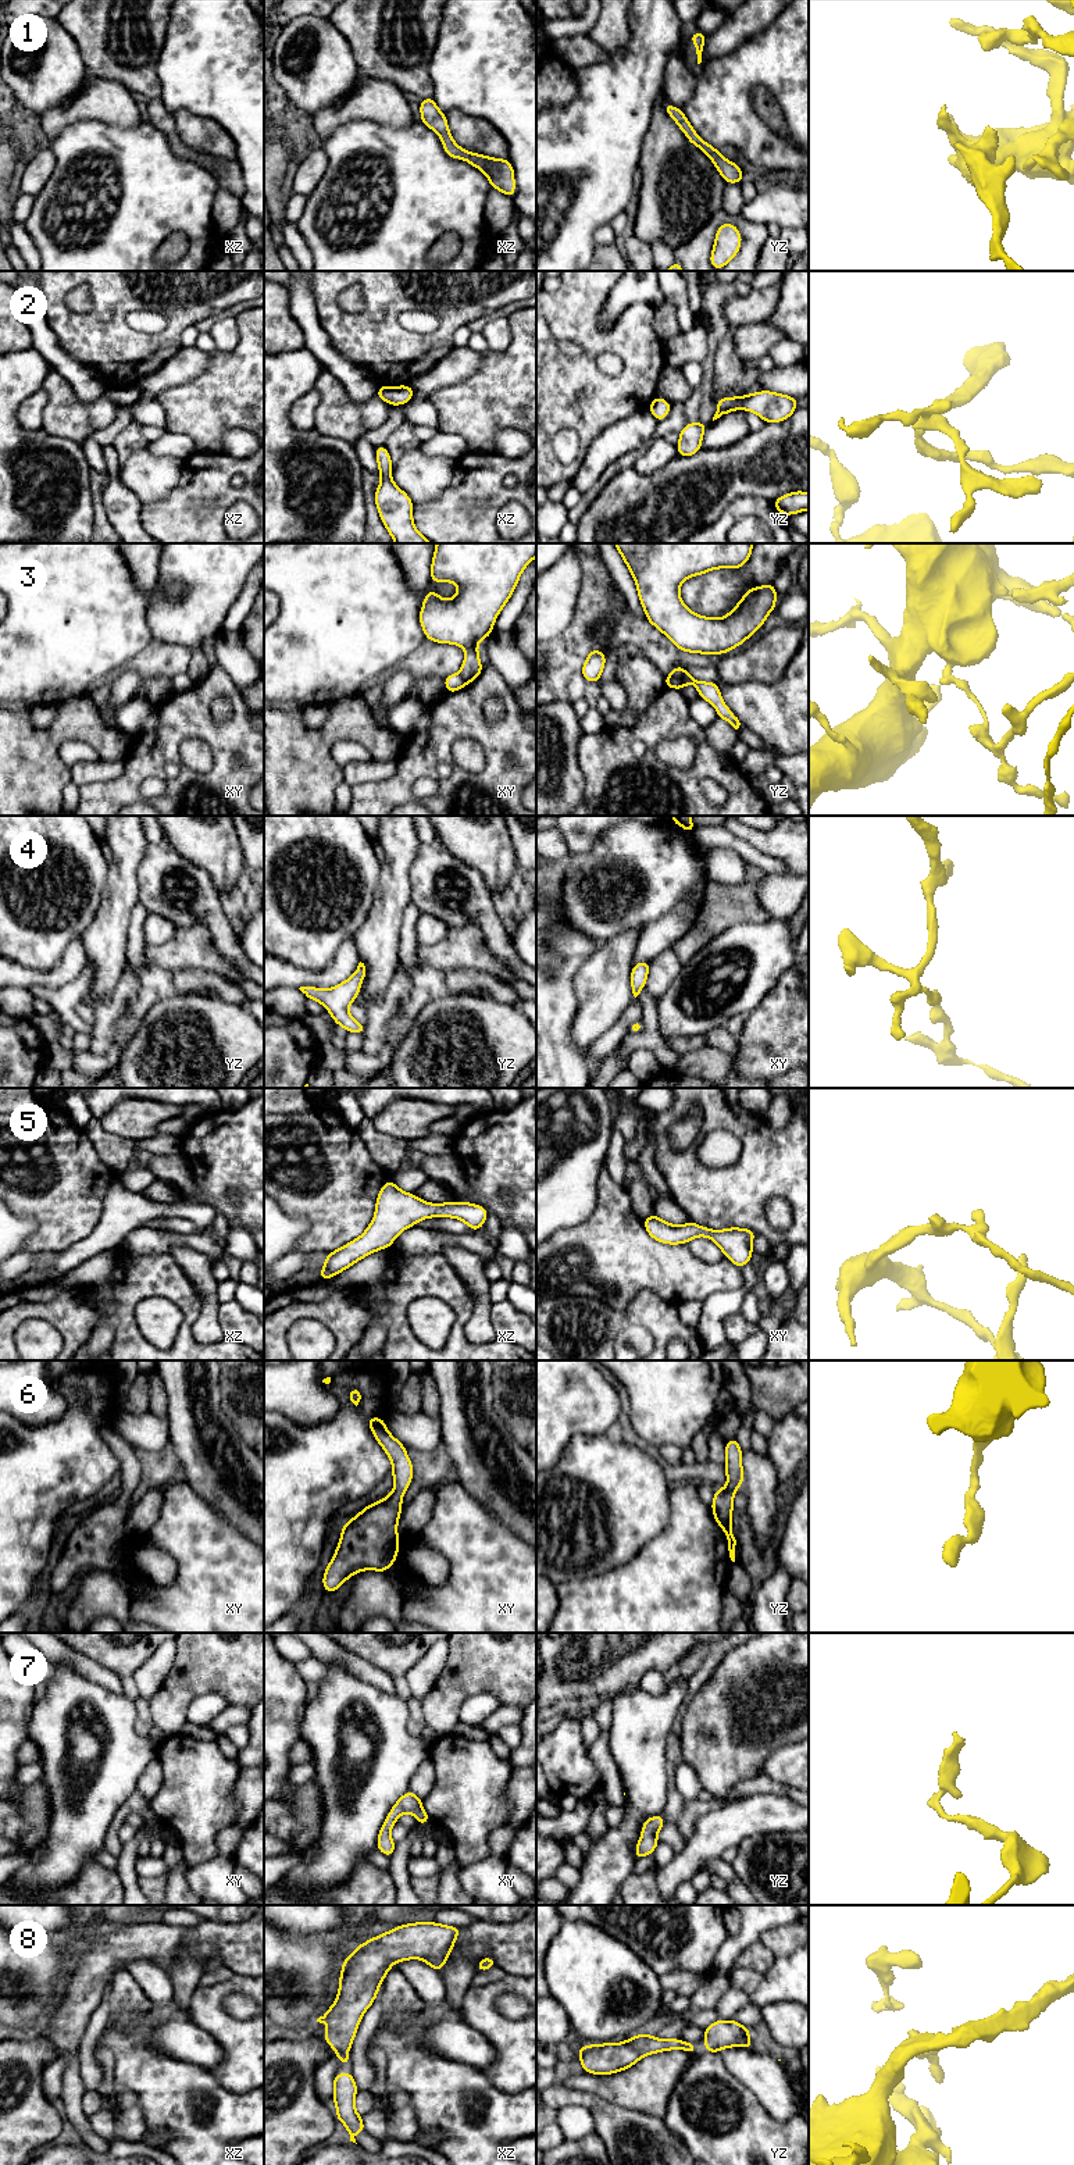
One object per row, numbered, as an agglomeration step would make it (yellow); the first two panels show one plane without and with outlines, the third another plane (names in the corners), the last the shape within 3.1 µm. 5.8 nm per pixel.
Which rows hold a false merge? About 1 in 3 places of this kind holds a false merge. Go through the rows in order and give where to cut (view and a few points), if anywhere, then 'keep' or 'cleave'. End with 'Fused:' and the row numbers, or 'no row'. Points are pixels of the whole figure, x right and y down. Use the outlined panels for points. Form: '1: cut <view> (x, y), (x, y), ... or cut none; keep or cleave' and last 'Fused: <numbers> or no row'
1: cut none; keep
2: cut none; keep
3: cut yz (685, 671), (681, 676), (670, 676); cleave
4: cut none; keep
5: cut none; keep
6: cut none; keep
7: cut none; keep
8: cut none; keep
Fused: 3

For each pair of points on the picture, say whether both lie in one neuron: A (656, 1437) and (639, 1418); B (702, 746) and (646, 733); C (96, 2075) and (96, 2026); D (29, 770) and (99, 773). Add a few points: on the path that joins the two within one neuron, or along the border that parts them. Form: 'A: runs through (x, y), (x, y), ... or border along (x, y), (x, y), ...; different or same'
A: runs through (655, 1433), (643, 1422); same
B: runs through (692, 731), (689, 728), (662, 728); same
C: runs through (88, 2062), (89, 2039); same
D: border along (71, 769), (72, 777); different

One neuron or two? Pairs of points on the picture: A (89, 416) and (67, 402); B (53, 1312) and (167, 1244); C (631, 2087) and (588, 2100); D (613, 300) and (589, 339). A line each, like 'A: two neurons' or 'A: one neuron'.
A: one neuron
B: two neurons
C: two neurons
D: two neurons

